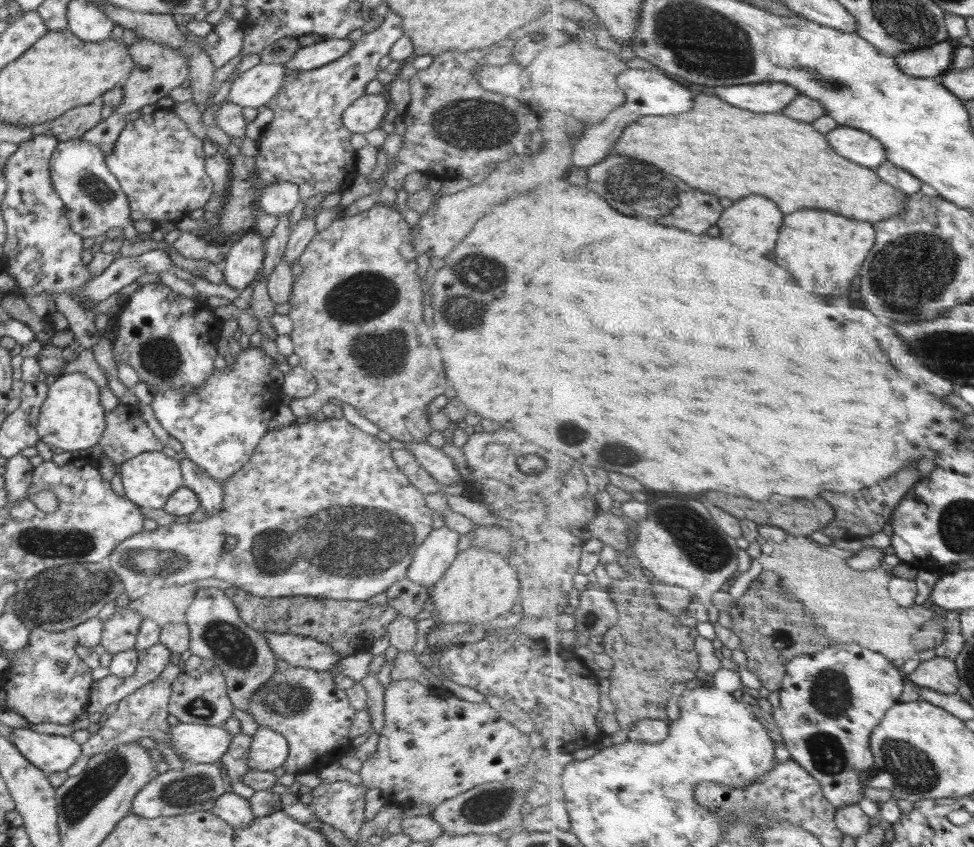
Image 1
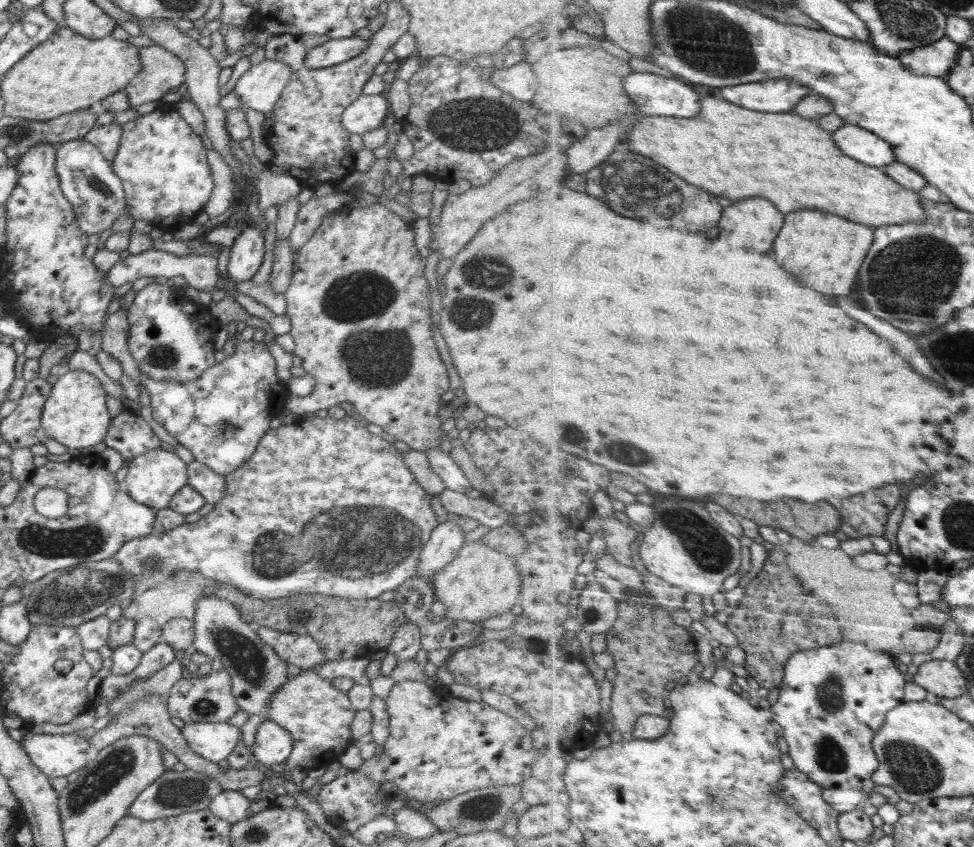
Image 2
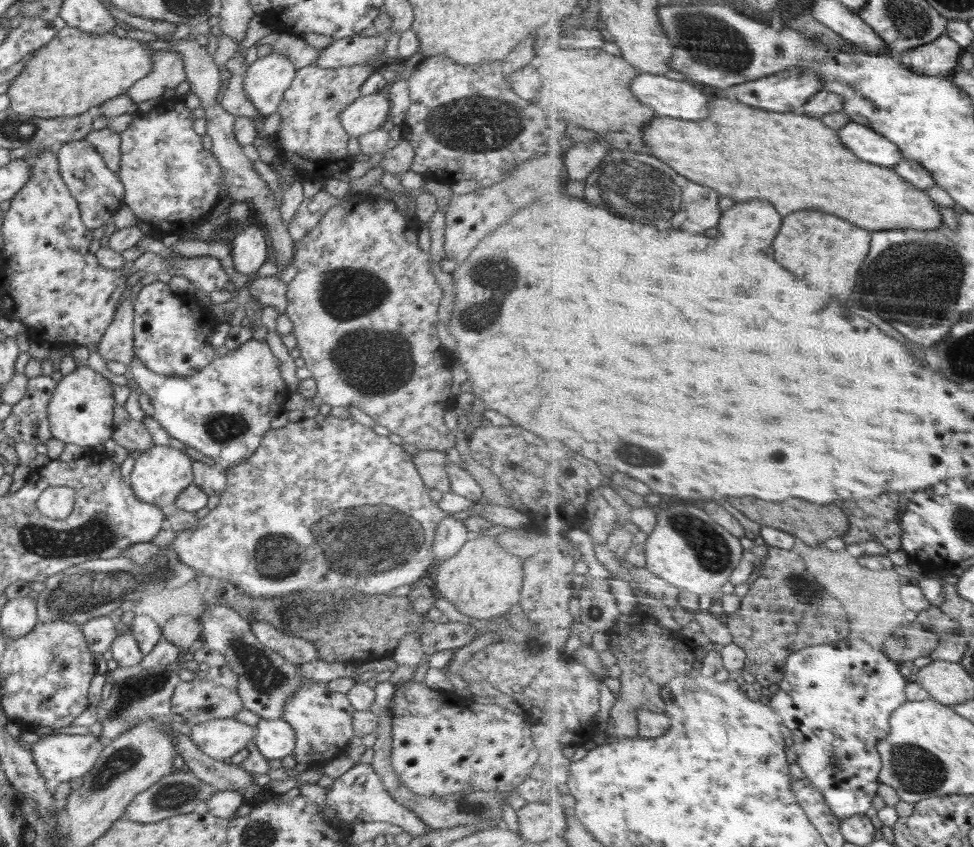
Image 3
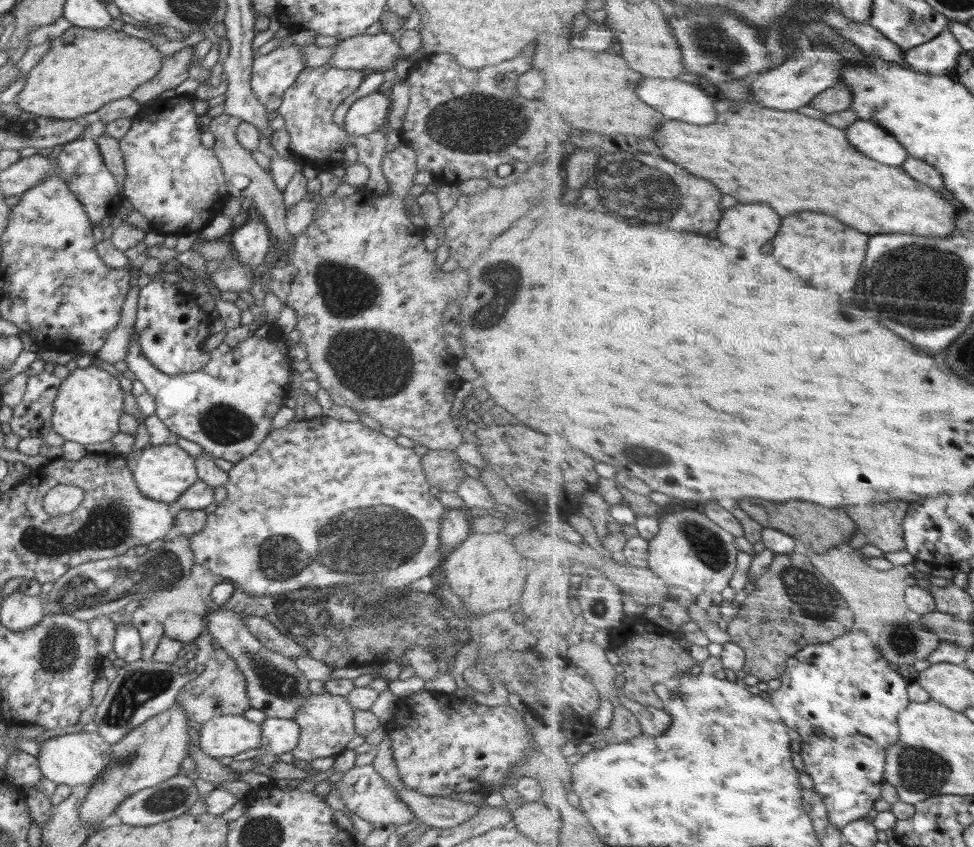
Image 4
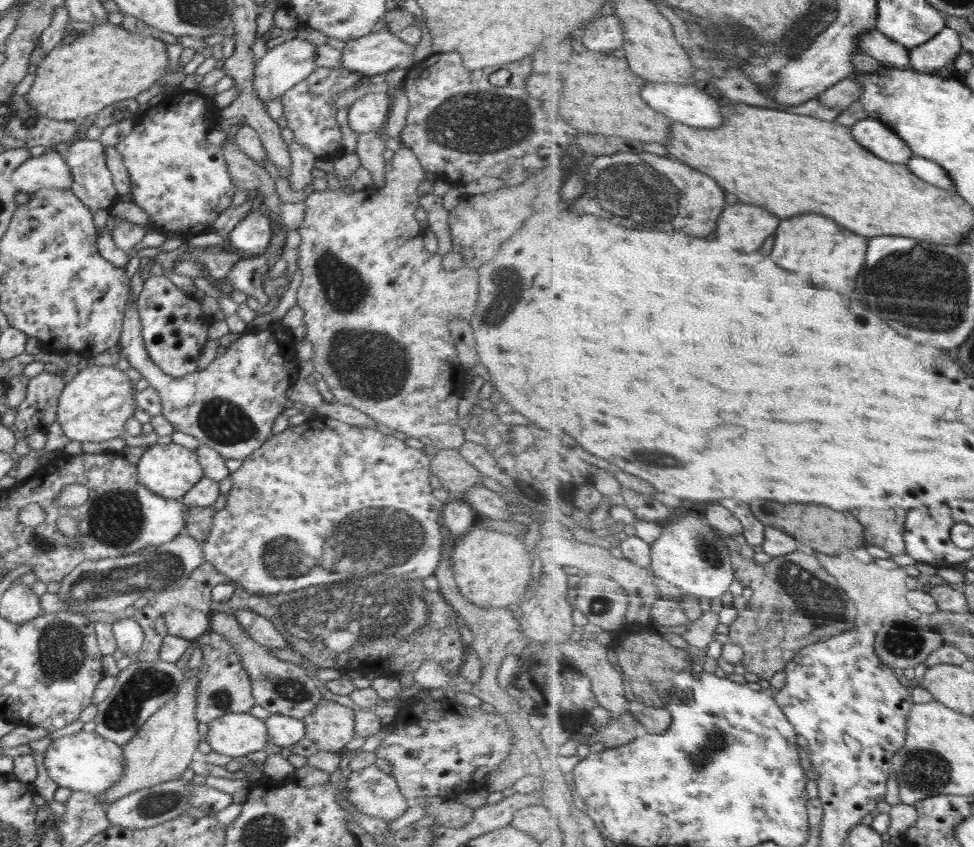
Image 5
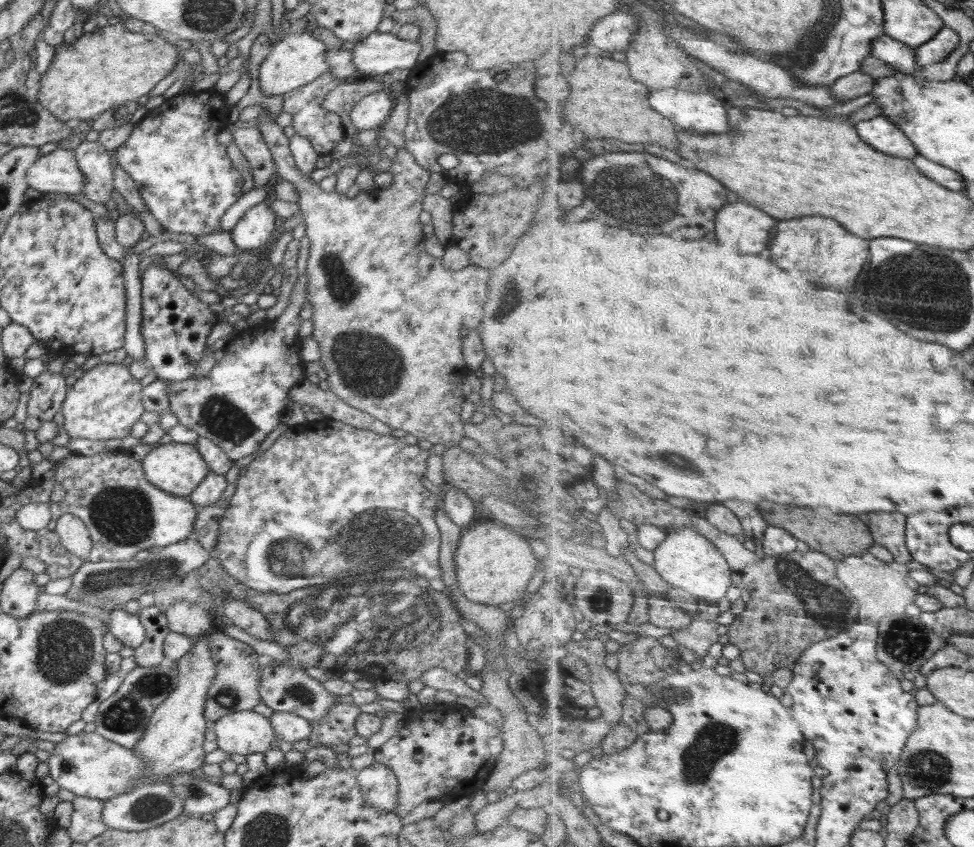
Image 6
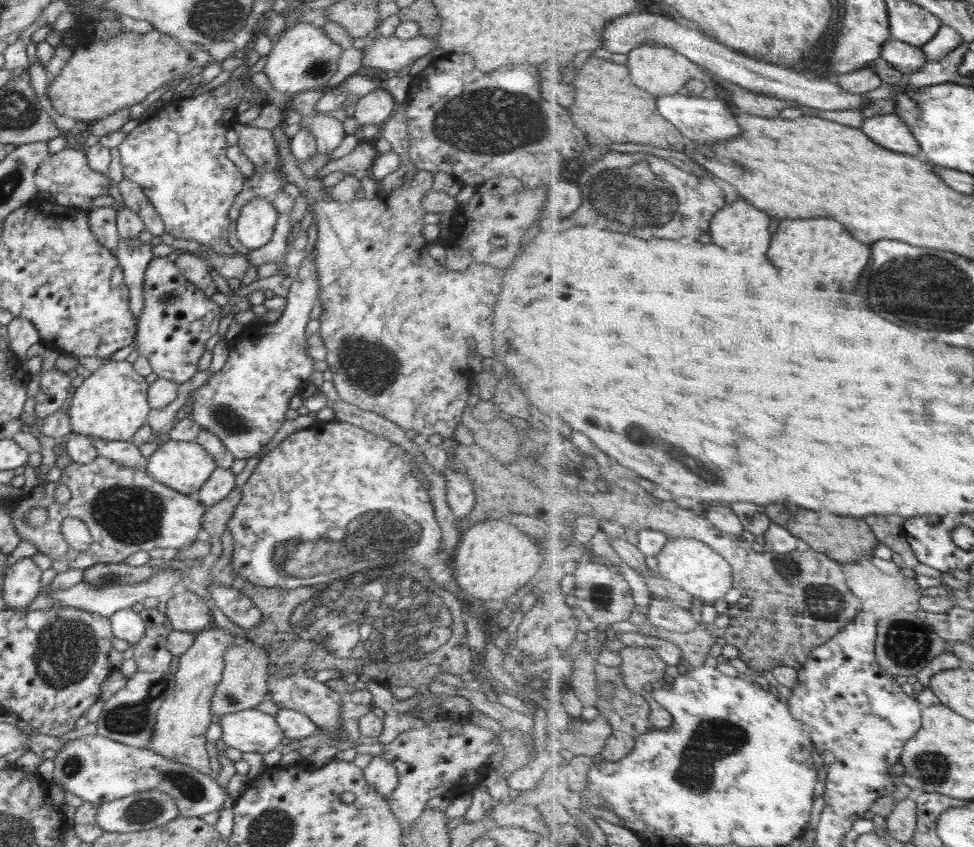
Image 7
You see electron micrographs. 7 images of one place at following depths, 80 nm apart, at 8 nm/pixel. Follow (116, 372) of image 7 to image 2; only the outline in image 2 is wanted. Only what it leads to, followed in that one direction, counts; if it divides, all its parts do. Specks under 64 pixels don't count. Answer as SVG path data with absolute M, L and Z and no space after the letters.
M85 370L60 372L43 408L42 429L44 433L68 448L88 448L88 446L103 442L110 428L110 420L113 418L106 406L107 396L104 387L93 374Z

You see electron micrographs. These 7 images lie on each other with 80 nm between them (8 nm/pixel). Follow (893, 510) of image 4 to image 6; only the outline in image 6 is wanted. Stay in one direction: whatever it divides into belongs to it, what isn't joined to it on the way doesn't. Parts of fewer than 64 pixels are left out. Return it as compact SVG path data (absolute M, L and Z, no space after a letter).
M873 512L860 513L859 517L870 527L874 540L881 544L893 553L894 560L897 563L908 565L912 561L913 554L910 552L910 547L907 545L907 521L909 516L903 512Z

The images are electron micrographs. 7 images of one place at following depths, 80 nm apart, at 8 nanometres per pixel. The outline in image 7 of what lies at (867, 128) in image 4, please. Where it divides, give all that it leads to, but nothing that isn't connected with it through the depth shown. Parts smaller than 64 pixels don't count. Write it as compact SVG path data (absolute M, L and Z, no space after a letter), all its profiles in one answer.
M895 112L866 119L861 129L878 144L890 150L914 155L922 155L923 148L912 126Z

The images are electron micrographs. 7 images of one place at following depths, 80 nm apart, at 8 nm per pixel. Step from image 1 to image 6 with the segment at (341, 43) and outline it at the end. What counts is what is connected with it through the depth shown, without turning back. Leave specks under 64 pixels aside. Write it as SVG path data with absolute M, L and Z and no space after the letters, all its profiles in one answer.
M377 30L366 38L356 42L351 49L352 62L358 70L358 77L362 74L386 74L395 73L398 70L410 69L416 64L418 55L421 53L421 44L402 40L392 33L379 33Z

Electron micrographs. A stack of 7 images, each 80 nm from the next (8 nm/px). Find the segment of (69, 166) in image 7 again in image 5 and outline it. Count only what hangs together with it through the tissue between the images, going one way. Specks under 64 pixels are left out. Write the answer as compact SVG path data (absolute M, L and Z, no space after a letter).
M50 148L39 157L30 157L11 174L11 184L21 196L40 189L57 188L71 190L73 180L63 156Z

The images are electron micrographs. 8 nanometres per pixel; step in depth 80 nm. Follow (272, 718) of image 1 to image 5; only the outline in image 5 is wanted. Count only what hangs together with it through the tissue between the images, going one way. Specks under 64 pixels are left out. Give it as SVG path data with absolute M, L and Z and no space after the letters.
M320 699L311 713L301 719L305 724L305 735L291 746L292 754L308 759L315 752L342 752L346 744L358 736L355 713L338 702Z

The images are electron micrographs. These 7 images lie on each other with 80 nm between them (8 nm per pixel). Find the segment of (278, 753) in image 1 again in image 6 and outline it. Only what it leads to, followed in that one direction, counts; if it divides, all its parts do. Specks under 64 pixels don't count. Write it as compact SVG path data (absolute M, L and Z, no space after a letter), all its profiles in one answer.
M273 712L269 721L275 732L275 740L298 743L306 741L311 733L309 720L290 712Z

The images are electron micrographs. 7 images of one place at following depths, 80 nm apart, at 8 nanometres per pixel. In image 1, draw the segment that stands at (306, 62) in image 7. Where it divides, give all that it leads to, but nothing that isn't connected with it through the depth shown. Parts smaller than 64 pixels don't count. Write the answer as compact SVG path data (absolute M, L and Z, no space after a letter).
M257 64L236 76L227 100L246 108L268 106L269 100L282 87L286 69L285 65L280 64Z

